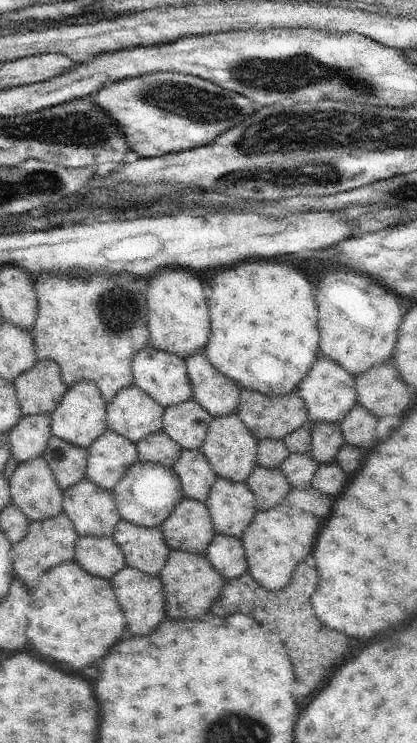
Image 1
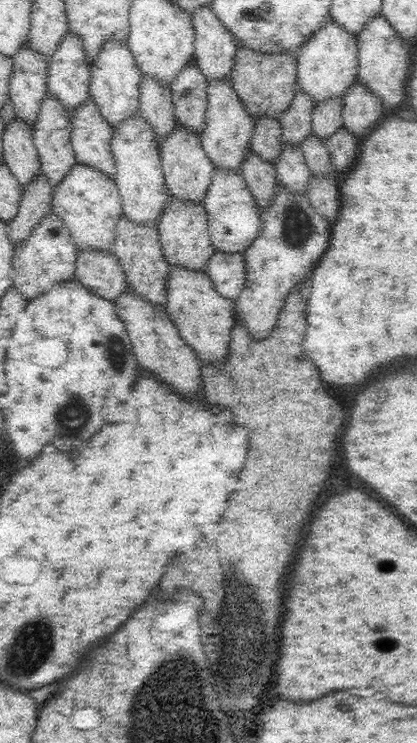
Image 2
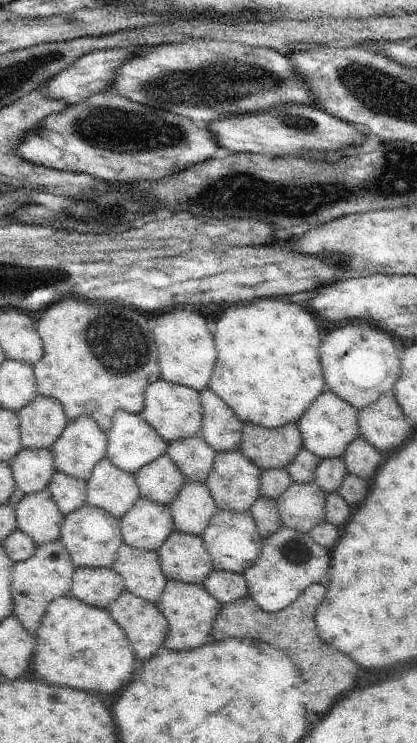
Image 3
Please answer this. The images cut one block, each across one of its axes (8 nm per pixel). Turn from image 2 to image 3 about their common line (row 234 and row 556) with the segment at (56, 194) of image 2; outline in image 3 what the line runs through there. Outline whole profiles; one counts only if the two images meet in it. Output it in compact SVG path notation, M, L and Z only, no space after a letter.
M84 504L63 518L59 539L75 567L112 567L123 543L121 519L103 508Z

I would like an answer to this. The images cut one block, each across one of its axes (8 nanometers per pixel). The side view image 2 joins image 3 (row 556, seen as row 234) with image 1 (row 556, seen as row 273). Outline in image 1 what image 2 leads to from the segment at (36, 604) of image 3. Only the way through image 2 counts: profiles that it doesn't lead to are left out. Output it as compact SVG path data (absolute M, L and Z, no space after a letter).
M64 512L54 516L54 518L46 518L42 522L32 521L30 528L26 533L26 536L13 545L13 567L15 576L18 576L26 588L30 590L36 590L38 582L40 582L40 576L62 564L62 562L70 562L75 560L76 542L79 538L76 528L70 518L66 516Z

